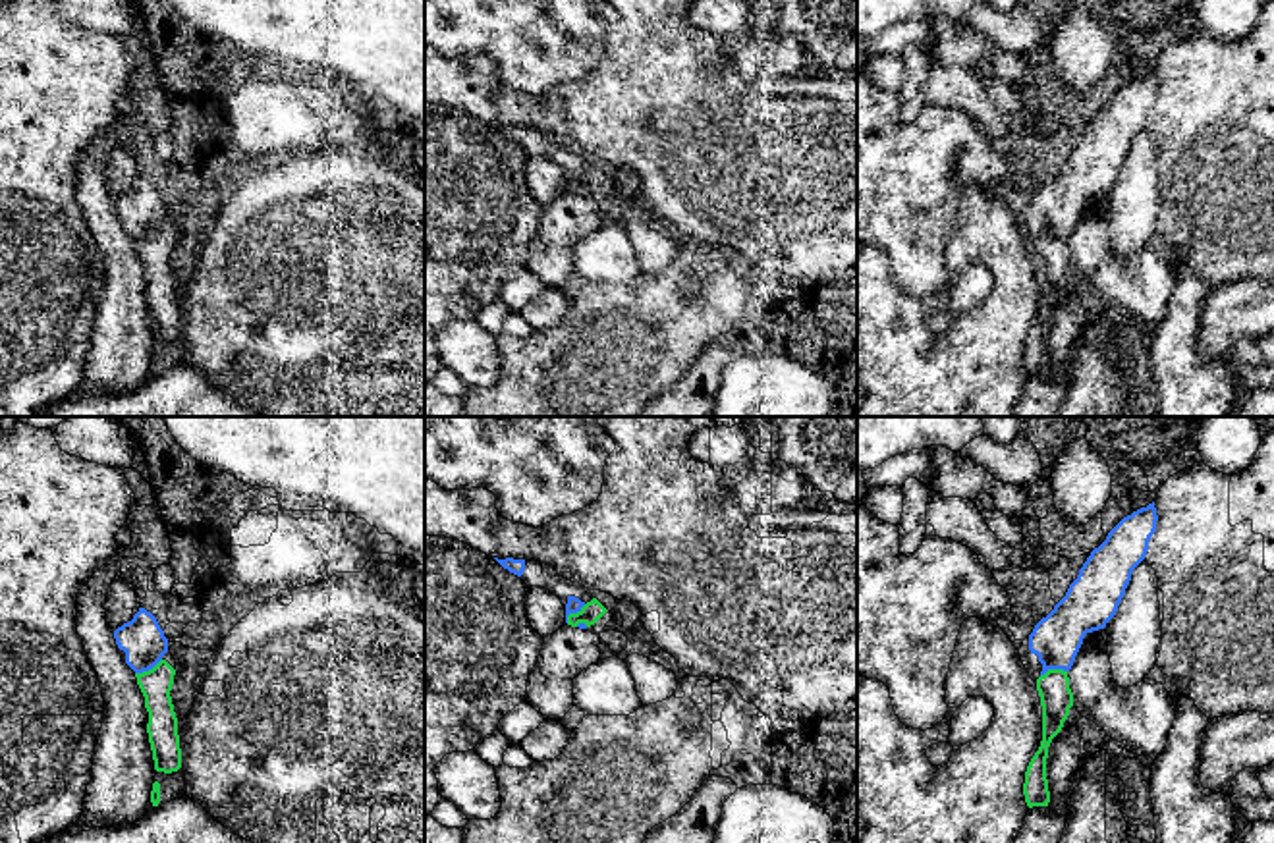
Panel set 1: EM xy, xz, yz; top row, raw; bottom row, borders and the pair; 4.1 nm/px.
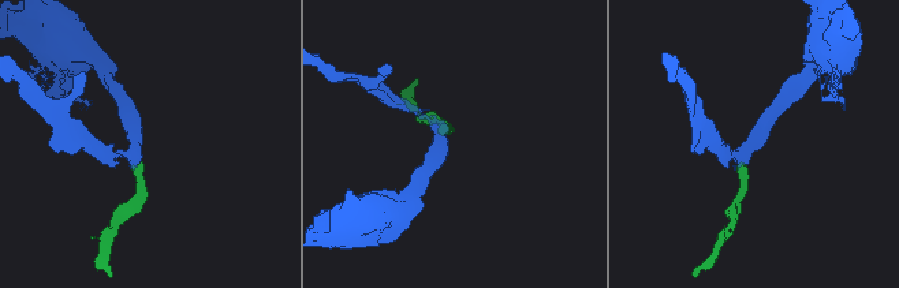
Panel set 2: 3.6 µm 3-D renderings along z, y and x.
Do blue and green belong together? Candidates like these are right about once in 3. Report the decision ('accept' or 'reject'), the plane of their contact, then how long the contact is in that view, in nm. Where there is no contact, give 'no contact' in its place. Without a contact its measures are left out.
accept; contact in xy; length 130 nm

